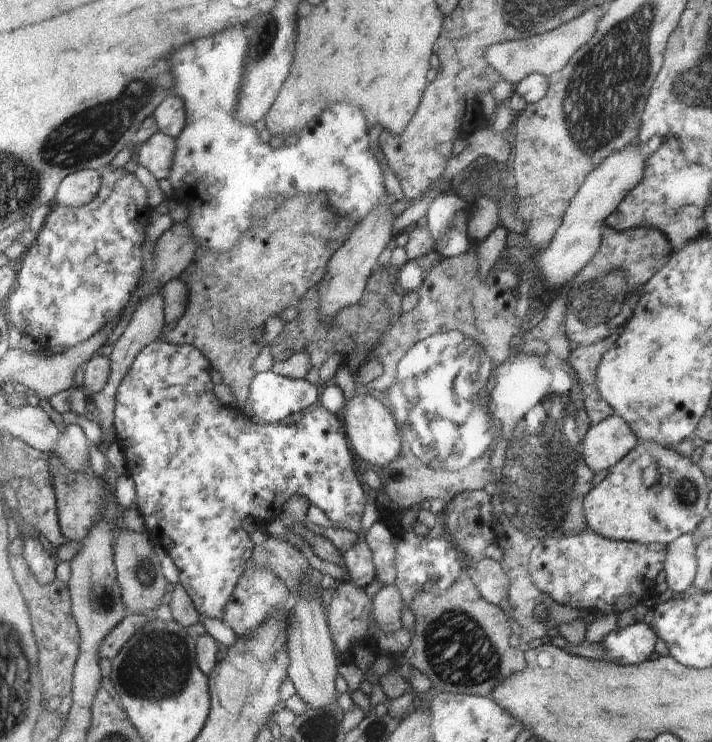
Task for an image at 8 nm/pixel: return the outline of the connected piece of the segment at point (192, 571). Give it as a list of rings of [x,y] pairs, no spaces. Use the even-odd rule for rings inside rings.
[[[156,339],[150,343],[148,347],[144,347],[137,358],[134,359],[132,370],[128,372],[120,386],[117,394],[117,410],[116,410],[116,426],[114,426],[114,441],[117,442],[120,450],[124,452],[126,457],[125,470],[128,470],[130,478],[135,482],[137,492],[138,509],[142,513],[145,520],[146,532],[152,534],[152,530],[156,530],[156,536],[164,536],[166,540],[160,540],[158,544],[162,546],[168,553],[176,568],[180,570],[181,585],[187,590],[188,596],[192,599],[196,610],[203,618],[218,618],[222,620],[223,613],[229,604],[229,600],[233,596],[234,590],[237,588],[244,570],[246,570],[246,562],[250,560],[252,554],[252,540],[242,540],[244,532],[240,530],[240,524],[236,524],[238,520],[244,520],[244,516],[248,514],[272,514],[272,504],[276,502],[276,496],[282,494],[284,490],[292,490],[292,488],[300,488],[300,496],[306,497],[310,505],[318,506],[332,522],[338,522],[338,526],[347,528],[358,534],[360,532],[360,521],[362,520],[362,512],[364,512],[364,490],[356,478],[356,472],[352,468],[354,464],[354,456],[348,448],[348,439],[346,438],[347,430],[344,430],[344,424],[332,414],[326,407],[322,405],[315,406],[314,409],[307,410],[306,414],[290,426],[273,426],[272,424],[254,424],[250,419],[246,418],[246,414],[242,412],[241,407],[237,405],[224,405],[214,395],[214,386],[210,379],[210,368],[212,364],[210,360],[204,356],[200,349],[194,345],[173,345],[165,343],[160,339]],[[160,510],[162,520],[152,520],[152,513]]]

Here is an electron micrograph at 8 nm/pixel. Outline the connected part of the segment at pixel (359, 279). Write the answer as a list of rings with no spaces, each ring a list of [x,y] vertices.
[[[386,195],[386,198],[358,223],[358,228],[353,230],[346,244],[343,244],[329,260],[329,274],[317,286],[321,314],[324,319],[331,319],[341,308],[357,303],[365,294],[366,280],[370,279],[372,270],[375,270],[374,264],[380,252],[392,240],[392,226],[394,226],[394,220],[398,218],[398,215],[392,211],[394,202],[396,202],[394,196],[390,196],[389,199]]]

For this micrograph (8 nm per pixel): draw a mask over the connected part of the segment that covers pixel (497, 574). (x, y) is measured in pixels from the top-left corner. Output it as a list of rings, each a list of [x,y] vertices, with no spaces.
[[[485,557],[481,561],[472,564],[476,571],[478,588],[481,595],[490,604],[498,605],[509,594],[509,578],[505,575],[501,563]]]

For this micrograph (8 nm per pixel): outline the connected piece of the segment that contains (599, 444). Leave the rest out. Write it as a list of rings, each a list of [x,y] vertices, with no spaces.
[[[614,414],[590,426],[584,438],[586,464],[594,472],[616,466],[637,446],[637,435],[622,417]]]

